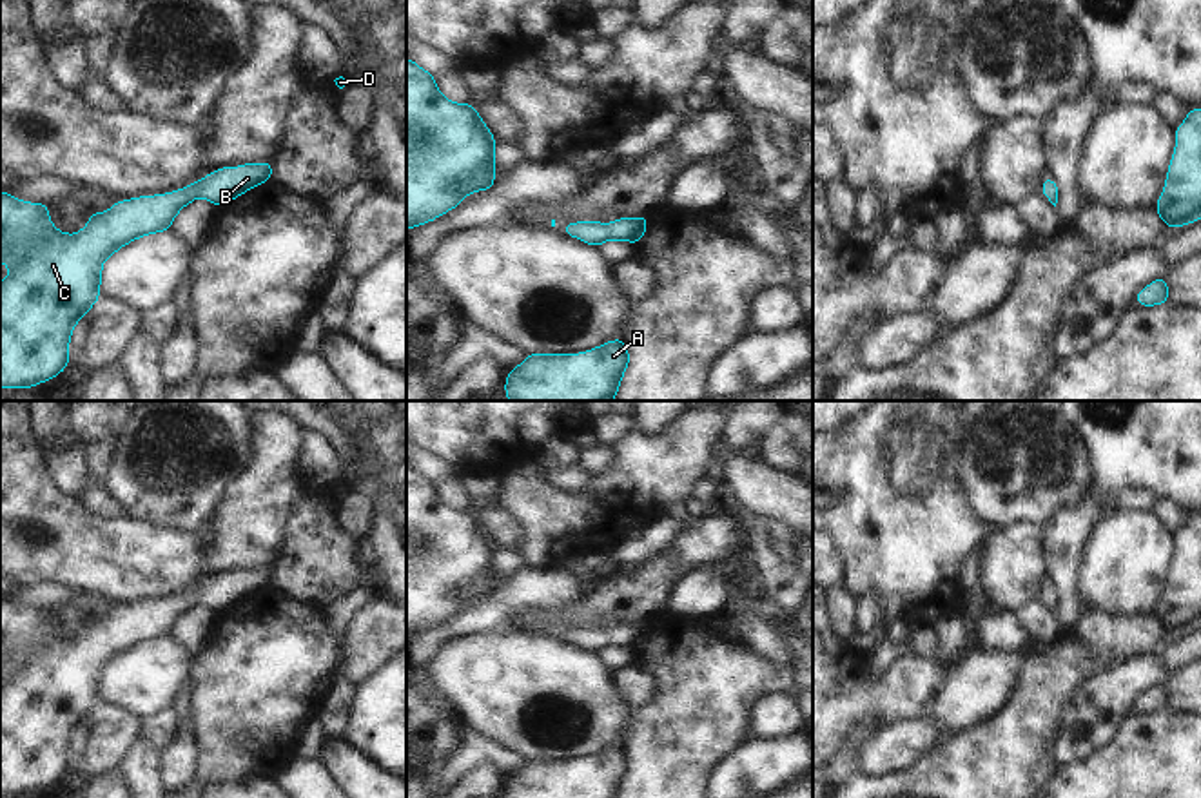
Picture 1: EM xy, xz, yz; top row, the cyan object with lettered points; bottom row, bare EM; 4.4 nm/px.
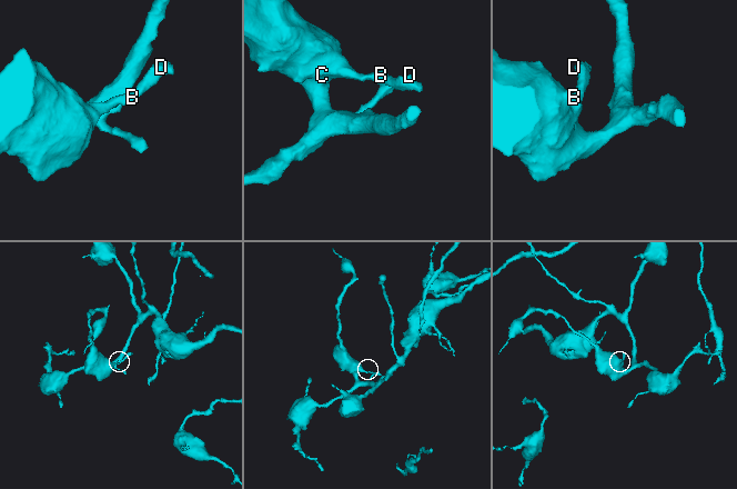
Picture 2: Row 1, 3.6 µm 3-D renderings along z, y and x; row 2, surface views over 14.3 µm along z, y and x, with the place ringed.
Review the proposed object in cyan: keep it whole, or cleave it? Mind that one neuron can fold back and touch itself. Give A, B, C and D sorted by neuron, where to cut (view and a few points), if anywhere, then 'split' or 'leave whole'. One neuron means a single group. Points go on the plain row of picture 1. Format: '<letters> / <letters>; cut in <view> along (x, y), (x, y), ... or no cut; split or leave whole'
A B C D; no cut; leave whole

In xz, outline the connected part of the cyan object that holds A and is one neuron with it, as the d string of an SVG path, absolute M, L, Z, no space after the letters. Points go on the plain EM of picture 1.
M611 745L581 760L528 760L513 776L508 776L504 798L619 798L630 771L624 745Z

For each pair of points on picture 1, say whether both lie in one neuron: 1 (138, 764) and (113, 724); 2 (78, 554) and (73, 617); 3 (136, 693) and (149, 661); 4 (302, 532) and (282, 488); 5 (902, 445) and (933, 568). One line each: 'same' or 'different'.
1: different
2: different
3: same
4: different
5: same

